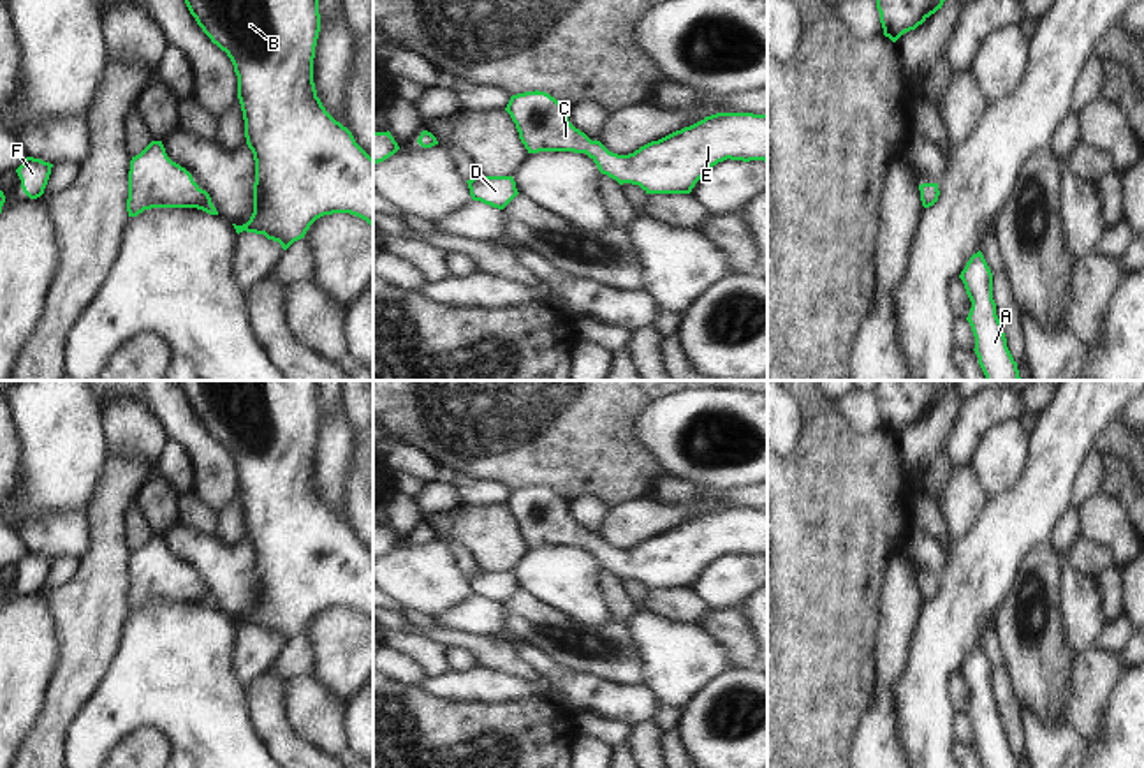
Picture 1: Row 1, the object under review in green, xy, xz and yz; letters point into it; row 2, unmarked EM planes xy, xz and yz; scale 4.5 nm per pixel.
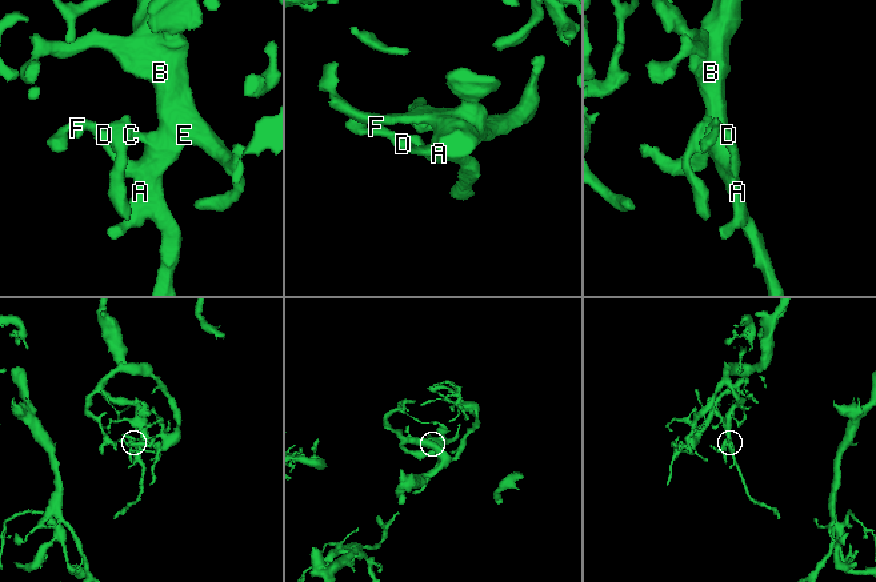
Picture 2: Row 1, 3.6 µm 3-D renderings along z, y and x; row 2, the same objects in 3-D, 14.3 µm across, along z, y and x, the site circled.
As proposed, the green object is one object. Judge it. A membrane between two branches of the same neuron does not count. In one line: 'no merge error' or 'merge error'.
no merge error

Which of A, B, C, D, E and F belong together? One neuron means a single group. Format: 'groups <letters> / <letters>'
groups A B C D E F

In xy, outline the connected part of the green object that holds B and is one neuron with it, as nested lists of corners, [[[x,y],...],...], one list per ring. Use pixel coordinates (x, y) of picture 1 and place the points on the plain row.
[[[178,380],[202,426],[227,447],[238,470],[246,539],[255,555],[253,608],[236,627],[264,629],[287,645],[310,620],[333,608],[350,608],[373,622],[373,553],[317,491],[313,453],[320,426],[319,380]]]

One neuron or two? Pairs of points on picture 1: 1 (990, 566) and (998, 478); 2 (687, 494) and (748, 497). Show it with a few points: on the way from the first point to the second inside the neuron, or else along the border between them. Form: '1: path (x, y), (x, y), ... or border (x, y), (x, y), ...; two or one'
1: border (1025, 465), (1019, 480), (990, 501); two
2: path (703, 495), (733, 497); one

